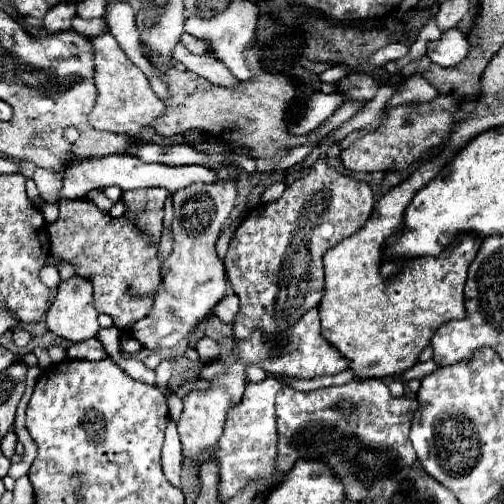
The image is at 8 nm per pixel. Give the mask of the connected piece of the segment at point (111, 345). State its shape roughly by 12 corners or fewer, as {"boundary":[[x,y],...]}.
{"boundary":[[107,327],[97,333],[97,339],[109,355],[119,353],[117,327]]}

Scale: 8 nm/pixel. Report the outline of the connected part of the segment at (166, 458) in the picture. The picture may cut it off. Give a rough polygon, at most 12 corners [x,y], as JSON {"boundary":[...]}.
{"boundary":[[167,421],[163,473],[181,487],[181,443],[175,421]]}

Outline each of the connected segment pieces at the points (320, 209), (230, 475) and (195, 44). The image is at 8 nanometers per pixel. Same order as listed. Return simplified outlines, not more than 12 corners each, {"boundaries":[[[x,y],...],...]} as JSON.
{"boundaries":[[[327,165],[255,207],[225,255],[233,335],[271,337],[325,295],[323,253],[373,191]],[[249,383],[219,447],[221,503],[269,479],[277,455],[275,395]],[[189,33],[181,35],[183,43],[195,55],[213,55],[207,41]]]}

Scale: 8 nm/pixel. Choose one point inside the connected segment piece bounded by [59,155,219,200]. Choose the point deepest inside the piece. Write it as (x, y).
(128, 172)

